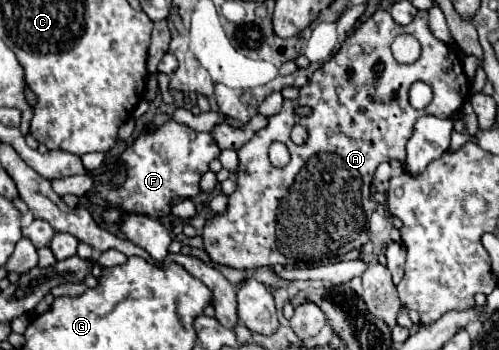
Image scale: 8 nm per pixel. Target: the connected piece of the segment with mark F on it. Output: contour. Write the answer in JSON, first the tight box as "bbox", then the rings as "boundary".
{"bbox":[88,121,220,219],"boundary":[[[166,121],[158,131],[136,137],[136,141],[120,155],[120,159],[126,163],[128,177],[118,189],[110,187],[110,173],[102,173],[94,177],[96,191],[88,197],[96,205],[116,205],[126,213],[142,213],[160,219],[170,215],[170,205],[174,201],[190,199],[200,193],[200,177],[218,155],[220,147],[210,133],[198,133],[176,121]]]}

